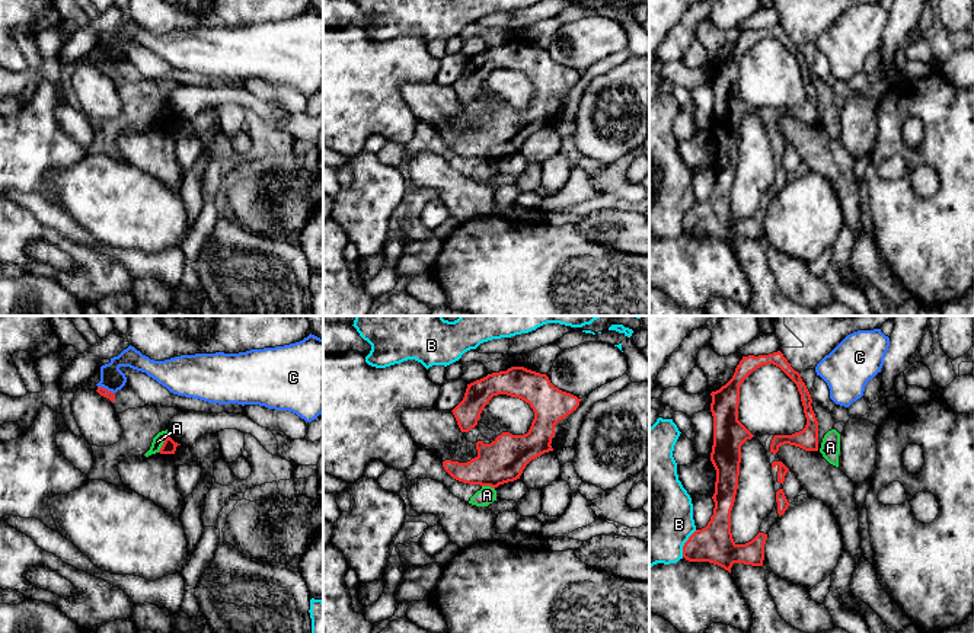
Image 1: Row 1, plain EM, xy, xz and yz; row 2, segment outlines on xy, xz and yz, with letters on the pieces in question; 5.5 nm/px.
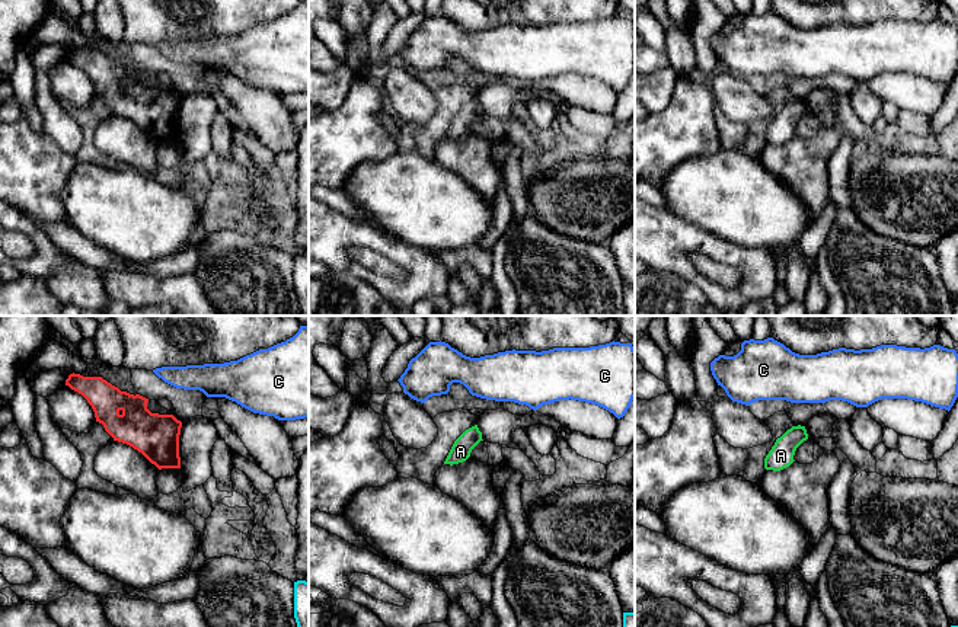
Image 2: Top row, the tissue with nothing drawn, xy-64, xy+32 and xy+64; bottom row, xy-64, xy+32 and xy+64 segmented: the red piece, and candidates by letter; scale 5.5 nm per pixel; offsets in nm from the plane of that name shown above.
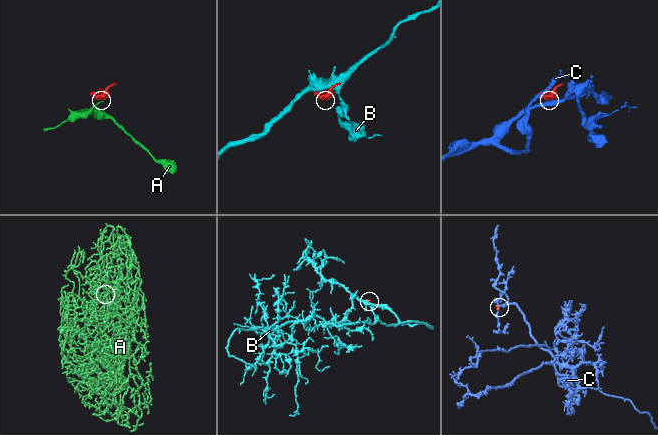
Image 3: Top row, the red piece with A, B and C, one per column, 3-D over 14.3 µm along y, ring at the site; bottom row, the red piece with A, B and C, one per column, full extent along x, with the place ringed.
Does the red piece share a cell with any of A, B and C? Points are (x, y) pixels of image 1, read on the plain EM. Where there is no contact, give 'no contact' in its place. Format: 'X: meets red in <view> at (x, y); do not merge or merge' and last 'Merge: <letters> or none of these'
A: meets red in xy at (163, 117); do not merge
B: meets red in yz at (685, 217); do not merge
C: meets red in xy at (107, 64); do not merge
Merge: none of these

